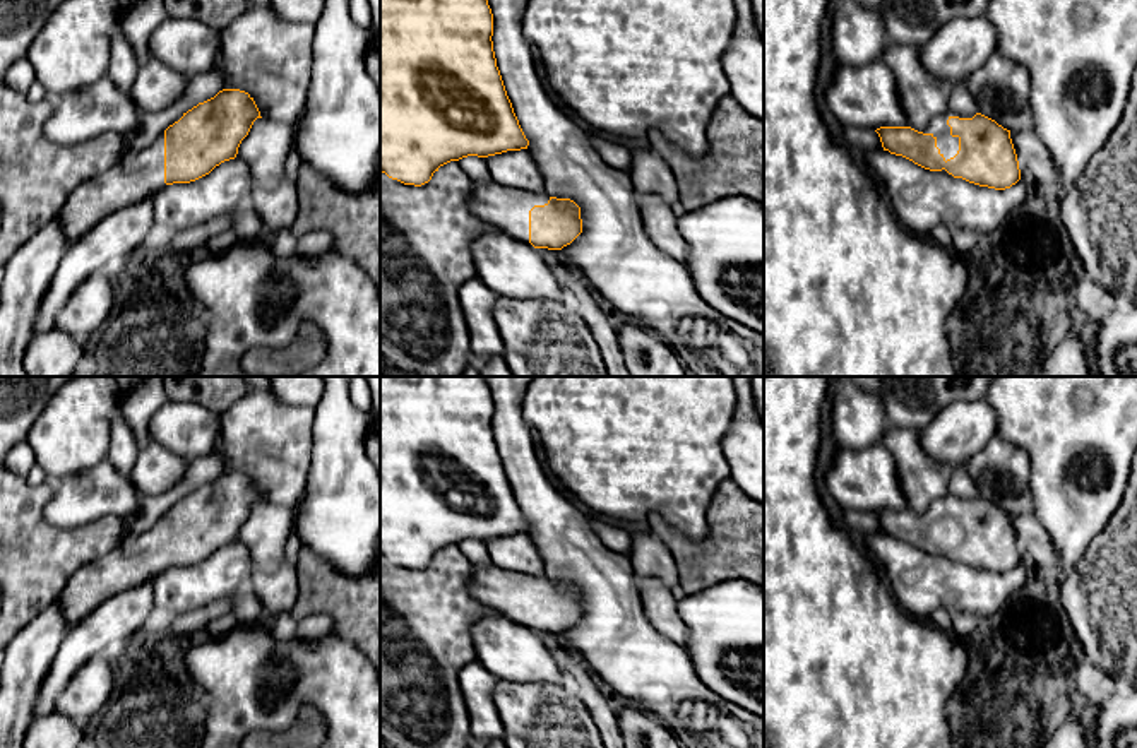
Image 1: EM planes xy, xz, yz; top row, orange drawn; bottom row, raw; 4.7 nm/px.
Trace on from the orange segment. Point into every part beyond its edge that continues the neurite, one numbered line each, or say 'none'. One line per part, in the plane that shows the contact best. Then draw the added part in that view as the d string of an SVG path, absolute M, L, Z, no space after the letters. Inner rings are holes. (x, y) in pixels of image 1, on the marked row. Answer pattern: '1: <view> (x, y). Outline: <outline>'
1: xz (505, 207). Outline: M473 181L469 211L498 231L529 243L529 211L548 204L550 195L526 192L497 181Z

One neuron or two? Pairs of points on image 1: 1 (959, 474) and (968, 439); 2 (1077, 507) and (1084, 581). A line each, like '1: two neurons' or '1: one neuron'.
1: two neurons
2: two neurons

